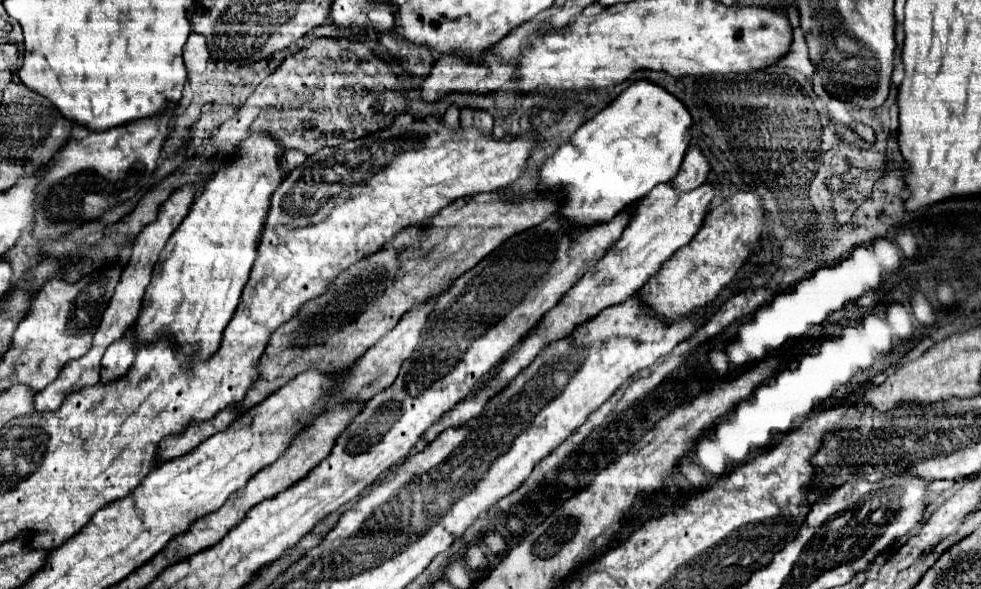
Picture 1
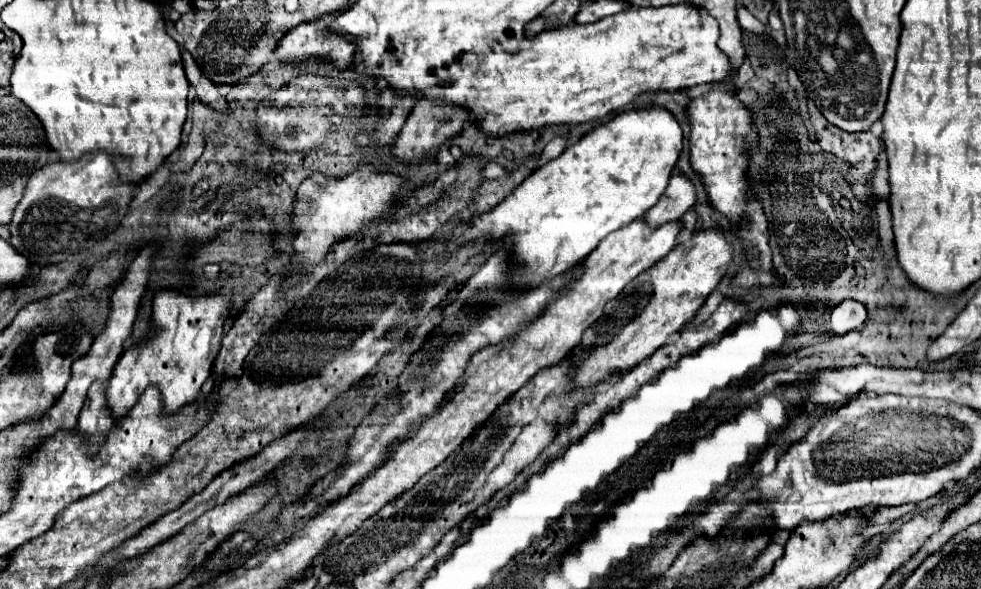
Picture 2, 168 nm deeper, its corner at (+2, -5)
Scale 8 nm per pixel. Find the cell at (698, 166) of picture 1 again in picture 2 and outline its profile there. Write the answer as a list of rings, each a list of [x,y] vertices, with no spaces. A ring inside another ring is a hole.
[[[674,173],[668,183],[668,189],[664,191],[664,197],[660,197],[660,201],[652,209],[648,209],[646,221],[650,225],[660,225],[666,221],[680,219],[694,203],[696,203],[694,183],[686,175]]]

